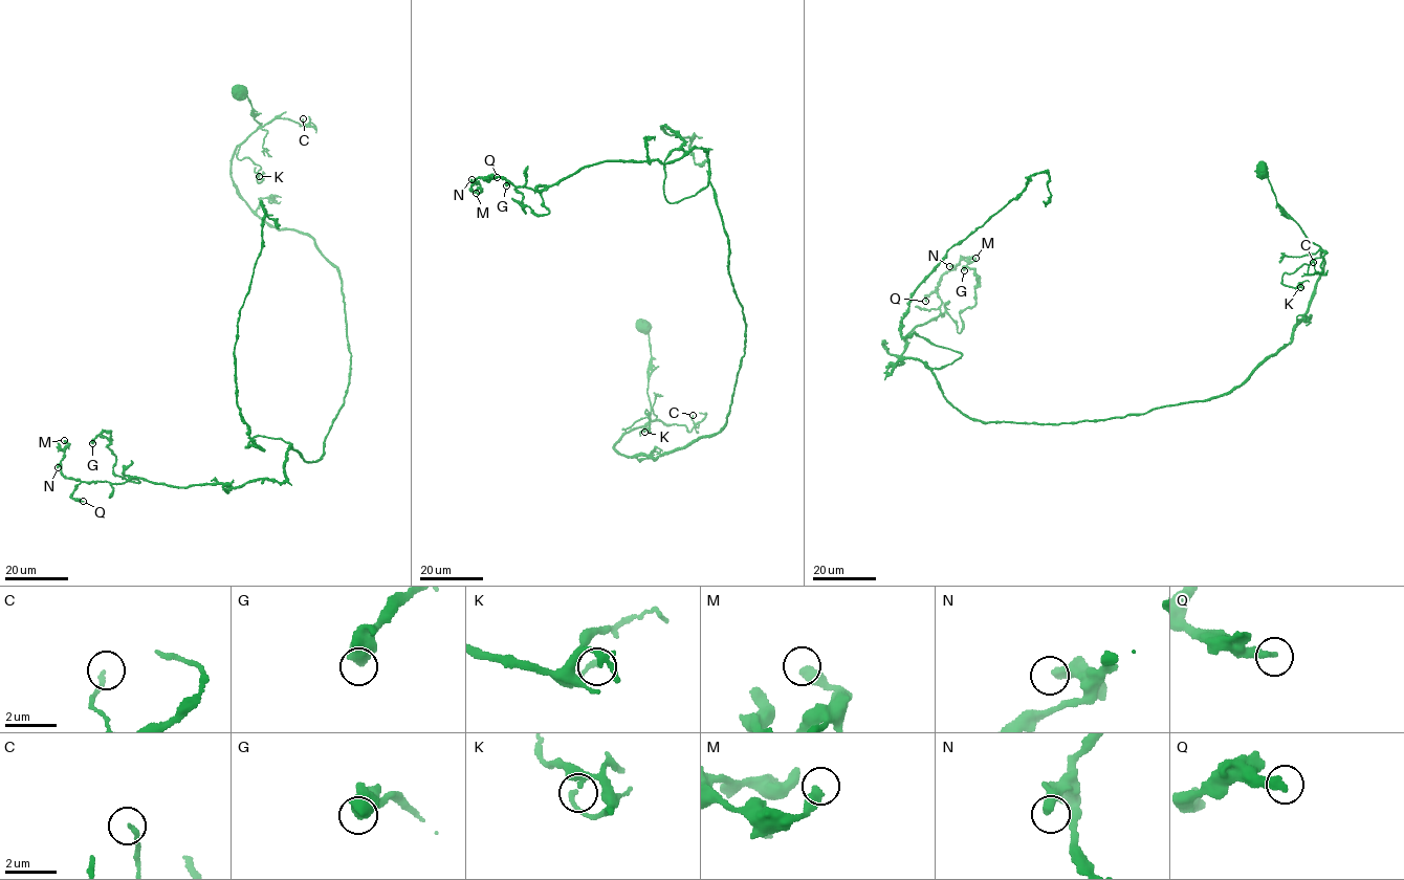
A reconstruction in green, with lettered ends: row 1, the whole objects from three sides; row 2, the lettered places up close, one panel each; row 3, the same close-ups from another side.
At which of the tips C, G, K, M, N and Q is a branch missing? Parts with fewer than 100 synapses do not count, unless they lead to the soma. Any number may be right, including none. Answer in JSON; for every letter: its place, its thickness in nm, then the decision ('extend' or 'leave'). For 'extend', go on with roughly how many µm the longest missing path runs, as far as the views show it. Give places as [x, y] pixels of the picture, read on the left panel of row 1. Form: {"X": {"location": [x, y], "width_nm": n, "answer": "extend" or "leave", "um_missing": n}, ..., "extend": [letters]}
{"C": {"location": [303, 118], "width_nm": 170, "answer": "leave"}, "G": {"location": [92, 443], "width_nm": 550, "answer": "leave"}, "K": {"location": [259, 176], "width_nm": 180, "answer": "leave"}, "M": {"location": [64, 440], "width_nm": 440, "answer": "leave"}, "N": {"location": [58, 467], "width_nm": 420, "answer": "leave"}, "Q": {"location": [83, 501], "width_nm": 340, "answer": "leave"}, "extend": []}

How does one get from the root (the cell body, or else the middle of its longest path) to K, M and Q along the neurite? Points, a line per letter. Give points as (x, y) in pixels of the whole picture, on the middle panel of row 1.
K: (641, 327), (651, 354), (650, 420), (623, 430), (649, 415), (645, 410), (650, 425), (644, 432)
M: (641, 327), (650, 420), (613, 448), (655, 458), (724, 425), (744, 355), (707, 151), (476, 193)
Q: (641, 327), (650, 420), (613, 448), (655, 458), (724, 425), (744, 355), (707, 151), (539, 191), (497, 177)

